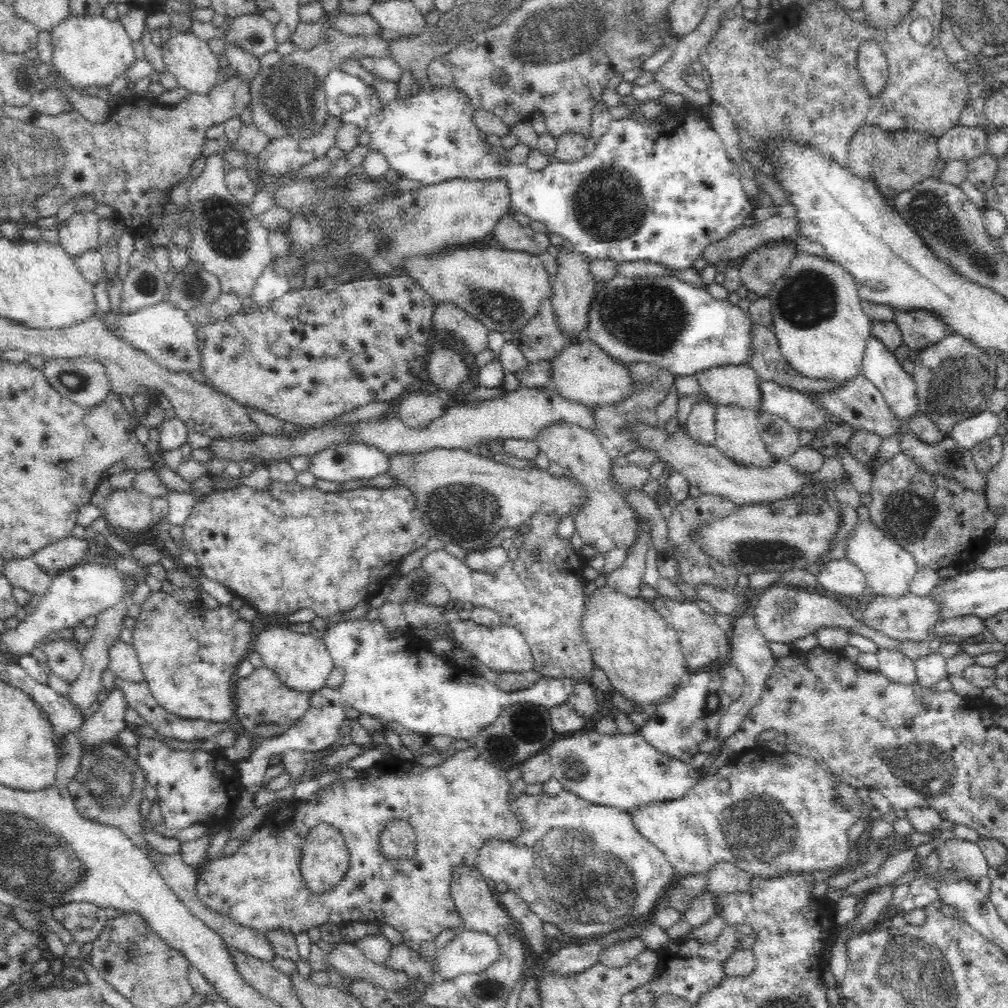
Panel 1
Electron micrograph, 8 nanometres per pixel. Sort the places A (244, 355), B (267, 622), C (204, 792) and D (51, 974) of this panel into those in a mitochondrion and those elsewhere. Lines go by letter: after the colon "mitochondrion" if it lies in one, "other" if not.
A: mitochondrion
B: other
C: other
D: other

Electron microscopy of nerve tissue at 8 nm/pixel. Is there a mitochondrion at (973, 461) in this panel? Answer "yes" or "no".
no

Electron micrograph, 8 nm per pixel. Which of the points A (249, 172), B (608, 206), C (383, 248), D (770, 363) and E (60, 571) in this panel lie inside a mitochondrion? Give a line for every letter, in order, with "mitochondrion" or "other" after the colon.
A: other
B: mitochondrion
C: mitochondrion
D: other
E: other

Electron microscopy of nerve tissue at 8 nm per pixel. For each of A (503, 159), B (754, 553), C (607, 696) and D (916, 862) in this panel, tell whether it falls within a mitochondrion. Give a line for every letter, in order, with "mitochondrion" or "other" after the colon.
A: other
B: mitochondrion
C: other
D: other

